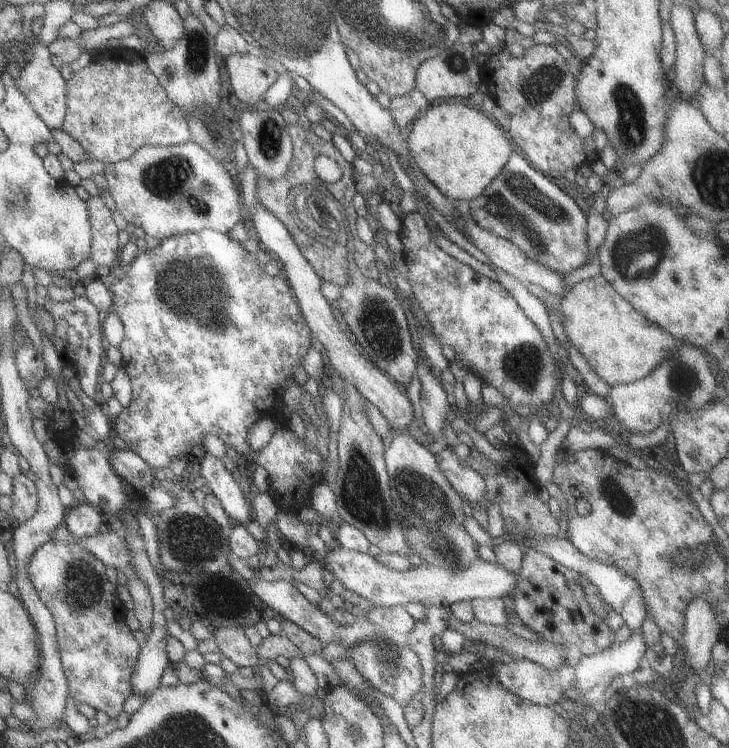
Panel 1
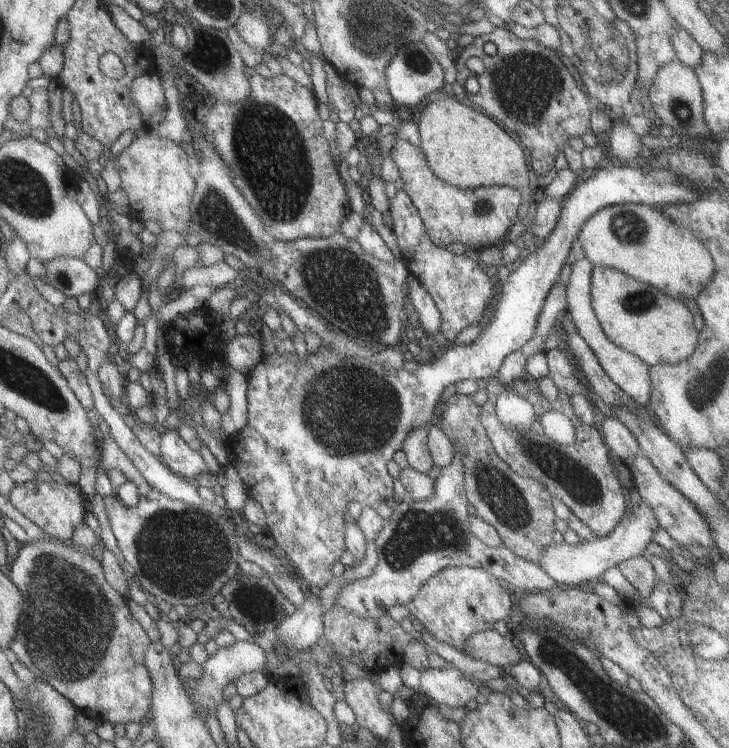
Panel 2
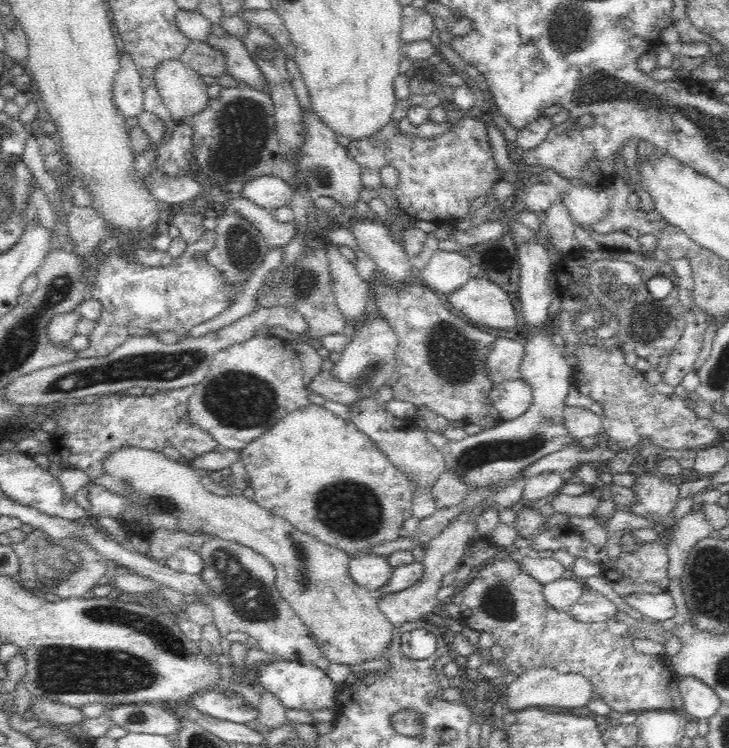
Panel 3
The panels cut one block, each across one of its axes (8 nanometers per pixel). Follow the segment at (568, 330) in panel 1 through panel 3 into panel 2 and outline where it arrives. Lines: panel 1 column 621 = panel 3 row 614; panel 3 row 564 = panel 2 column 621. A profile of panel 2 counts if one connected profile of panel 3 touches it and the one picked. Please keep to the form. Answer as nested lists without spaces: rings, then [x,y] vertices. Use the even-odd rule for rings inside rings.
[[[601,265],[592,268],[590,305],[607,340],[611,341],[617,348],[636,356],[649,367],[659,363],[675,364],[687,358],[694,351],[697,344],[698,333],[693,327],[692,313],[683,303],[618,270]]]

